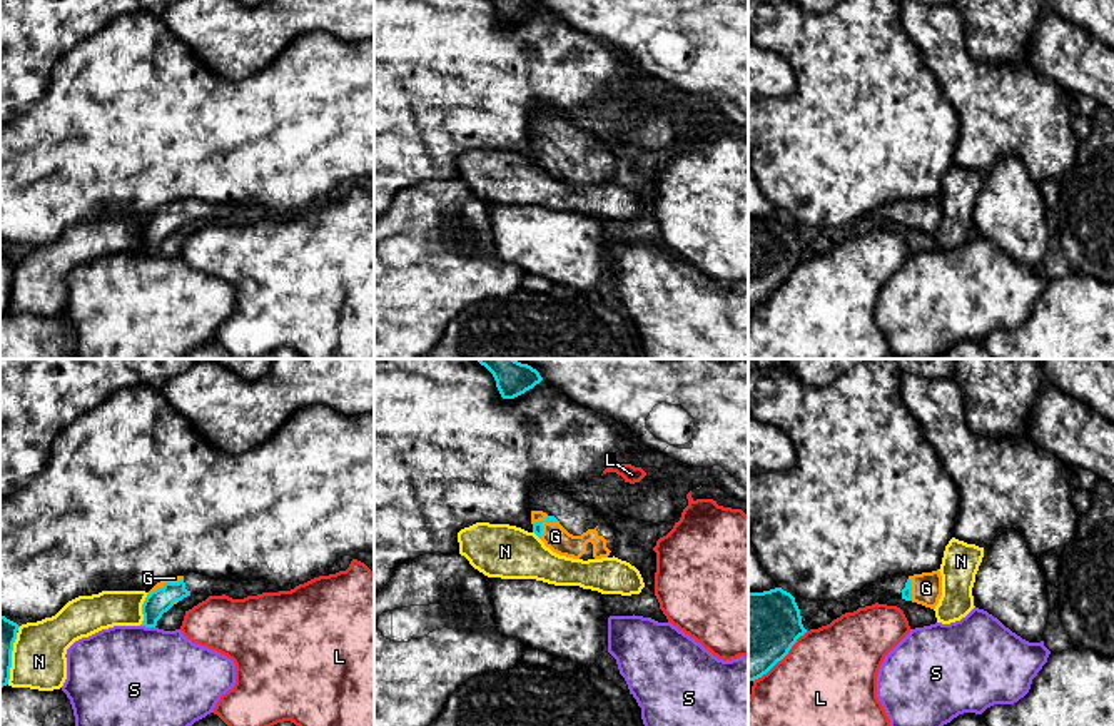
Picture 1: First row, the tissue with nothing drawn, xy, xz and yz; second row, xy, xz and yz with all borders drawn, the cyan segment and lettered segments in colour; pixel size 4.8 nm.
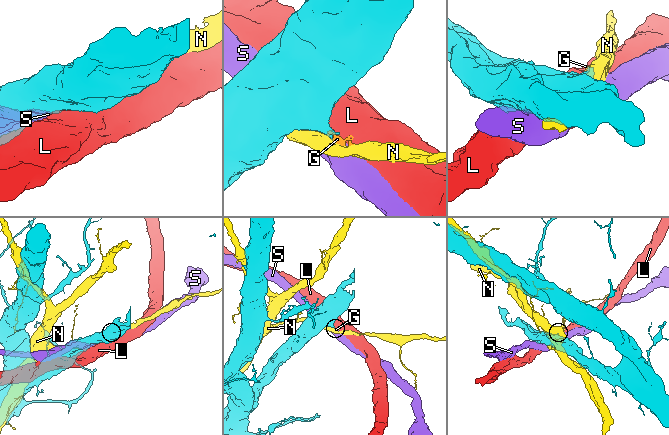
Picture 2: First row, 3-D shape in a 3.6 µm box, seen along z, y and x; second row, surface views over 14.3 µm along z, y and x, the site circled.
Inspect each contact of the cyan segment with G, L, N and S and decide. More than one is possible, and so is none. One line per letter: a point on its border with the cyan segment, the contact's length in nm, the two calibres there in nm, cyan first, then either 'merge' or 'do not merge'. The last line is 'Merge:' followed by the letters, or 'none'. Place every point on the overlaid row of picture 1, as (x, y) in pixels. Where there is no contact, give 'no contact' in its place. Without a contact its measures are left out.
G: xz (545, 521) | 130 nm | 50/120 nm | merge
L: yz (782, 658) | 360 nm | 400/460 nm | do not merge
N: xy (142, 610) | 170 nm | 120/180 nm | do not merge
S: xy (147, 626) | 70 nm | 120/480 nm | do not merge
Merge: G

